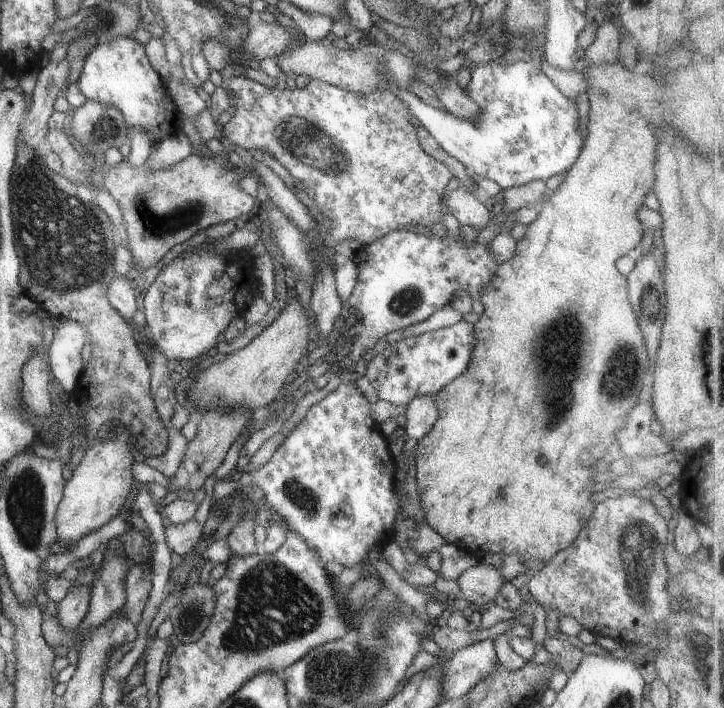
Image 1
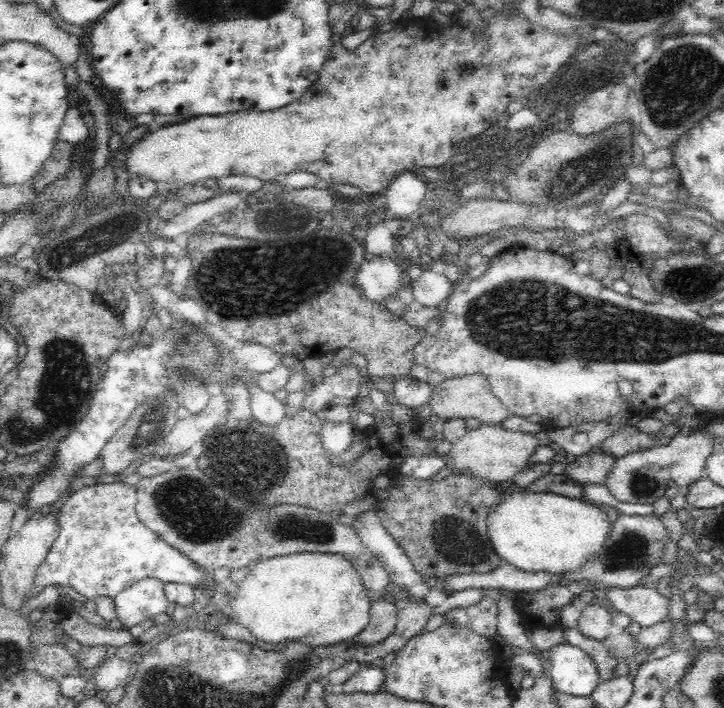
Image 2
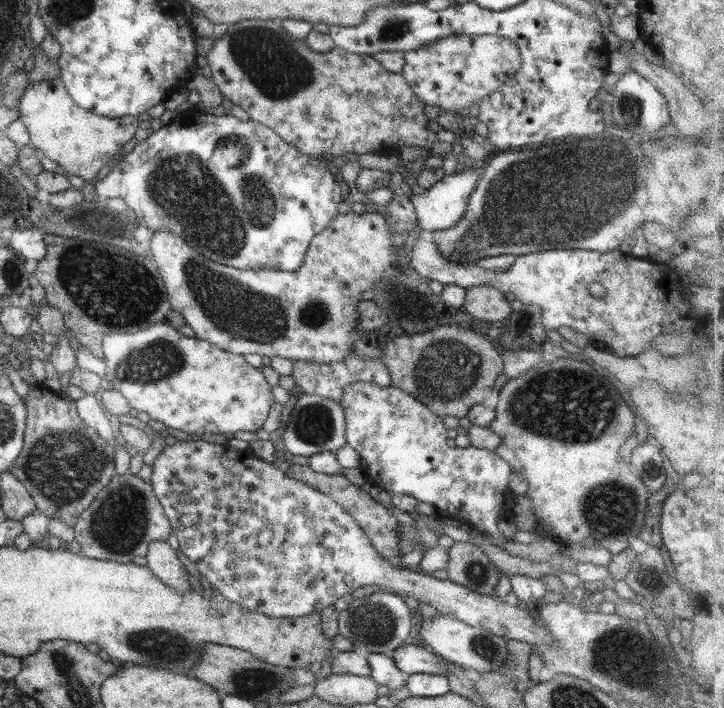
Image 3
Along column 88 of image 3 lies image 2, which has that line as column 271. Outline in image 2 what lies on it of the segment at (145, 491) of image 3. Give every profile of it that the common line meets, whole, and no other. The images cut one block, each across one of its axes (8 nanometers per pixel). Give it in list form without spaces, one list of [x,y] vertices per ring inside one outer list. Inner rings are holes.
[[[196,465],[143,477],[135,487],[138,500],[136,513],[140,522],[169,546],[186,556],[197,568],[204,570],[209,579],[212,579],[218,570],[231,572],[251,568],[260,560],[268,558],[306,552],[331,553],[340,554],[351,562],[367,591],[373,591],[377,596],[389,593],[397,596],[399,593],[398,587],[390,579],[390,574],[382,567],[376,555],[364,545],[360,534],[356,533],[352,527],[334,519],[333,516],[312,508],[286,503],[270,507],[252,504],[250,500],[242,498],[239,494],[234,494],[222,486],[216,486],[212,478],[206,478],[206,474]]]

